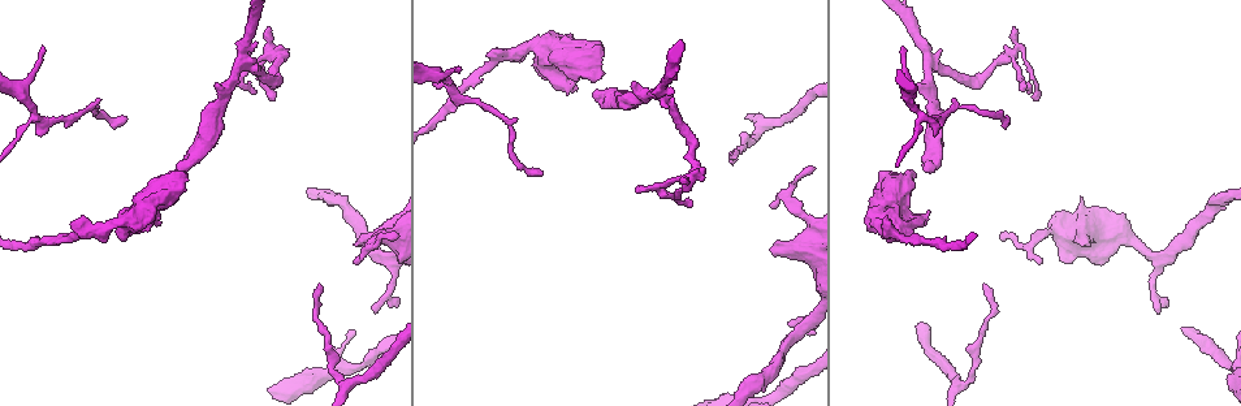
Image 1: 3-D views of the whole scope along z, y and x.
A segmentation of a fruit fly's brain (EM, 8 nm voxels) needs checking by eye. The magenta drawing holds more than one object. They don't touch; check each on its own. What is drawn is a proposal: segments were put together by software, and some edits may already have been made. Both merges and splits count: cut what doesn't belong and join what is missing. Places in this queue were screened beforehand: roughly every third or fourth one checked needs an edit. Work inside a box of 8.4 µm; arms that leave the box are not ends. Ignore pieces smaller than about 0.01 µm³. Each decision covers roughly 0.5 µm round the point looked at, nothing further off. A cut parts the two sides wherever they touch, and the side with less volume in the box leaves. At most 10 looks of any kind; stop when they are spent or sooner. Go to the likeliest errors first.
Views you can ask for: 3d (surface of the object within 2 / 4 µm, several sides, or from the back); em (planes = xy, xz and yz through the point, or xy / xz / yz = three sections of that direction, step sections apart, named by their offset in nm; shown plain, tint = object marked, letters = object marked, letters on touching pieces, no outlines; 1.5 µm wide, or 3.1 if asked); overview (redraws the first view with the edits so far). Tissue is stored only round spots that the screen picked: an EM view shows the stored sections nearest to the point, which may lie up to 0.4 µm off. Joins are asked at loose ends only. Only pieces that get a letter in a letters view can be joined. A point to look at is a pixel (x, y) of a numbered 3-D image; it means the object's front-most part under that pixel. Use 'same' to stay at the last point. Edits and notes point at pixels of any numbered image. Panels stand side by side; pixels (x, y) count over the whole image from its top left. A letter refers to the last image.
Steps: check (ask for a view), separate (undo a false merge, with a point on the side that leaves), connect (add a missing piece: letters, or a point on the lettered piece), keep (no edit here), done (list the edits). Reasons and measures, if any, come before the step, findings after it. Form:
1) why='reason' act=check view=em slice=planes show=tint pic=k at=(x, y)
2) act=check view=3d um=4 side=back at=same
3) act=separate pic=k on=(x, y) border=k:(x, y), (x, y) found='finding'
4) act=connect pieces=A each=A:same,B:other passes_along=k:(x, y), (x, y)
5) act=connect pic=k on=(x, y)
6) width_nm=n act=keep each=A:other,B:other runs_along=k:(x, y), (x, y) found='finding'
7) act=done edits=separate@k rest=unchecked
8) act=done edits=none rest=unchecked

why='sharp bend' act=check view=em slice=xy step=8 show=tint pic=1 at=(268, 54)

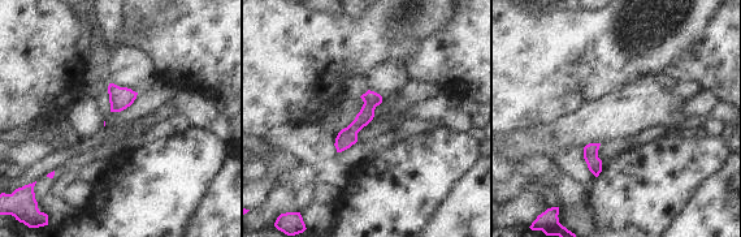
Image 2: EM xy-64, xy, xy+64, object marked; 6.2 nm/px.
why='another direction' act=check view=em slice=planes show=letters at=same

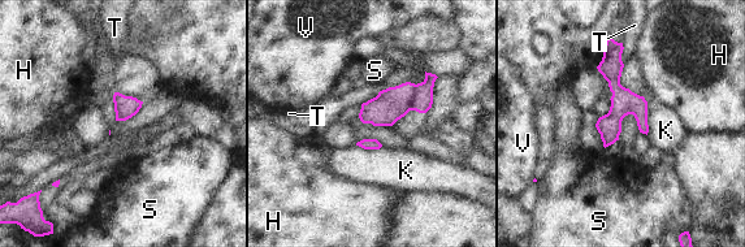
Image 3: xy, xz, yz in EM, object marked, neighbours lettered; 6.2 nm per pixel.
act=keep each=H:other,K:other,S:other,T:other,V:other border=3:(622, 43), (623, 64) found='all the same neuron'

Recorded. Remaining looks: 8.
why='tapers out' act=check view=3d um=4 pic=1 at=(1157, 312)

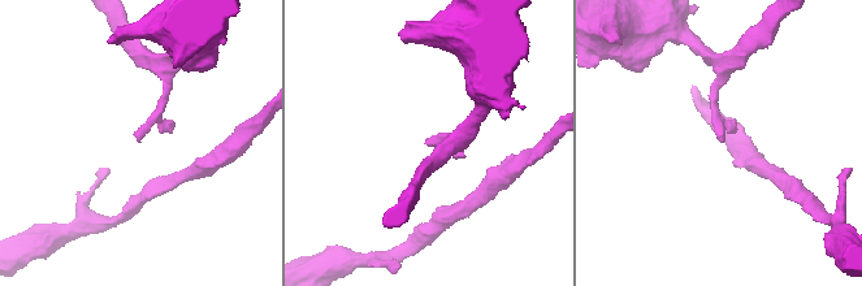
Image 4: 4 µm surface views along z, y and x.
why='shape alone is not enough' act=check view=em slice=planes show=letters pic=4 at=(433, 141)

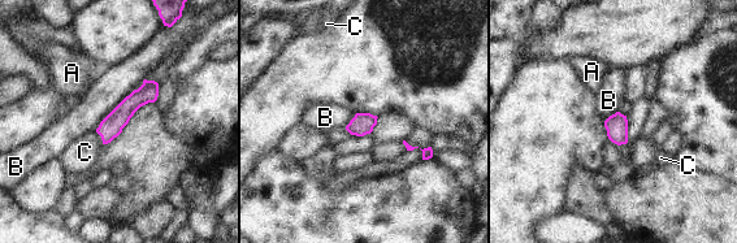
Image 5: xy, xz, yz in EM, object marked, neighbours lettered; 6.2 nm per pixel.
width_nm=140 longest_contact=B:360nm act=keep each=A:other,B:other,C:other found='none of them fits'

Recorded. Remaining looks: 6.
why='branch stops here' act=check view=em slice=yz step=4 show=tint pic=1 at=(736, 149)

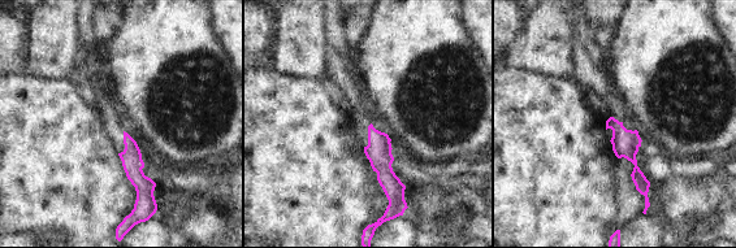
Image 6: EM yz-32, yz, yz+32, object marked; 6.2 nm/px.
act=check view=em slice=planes show=letters at=same

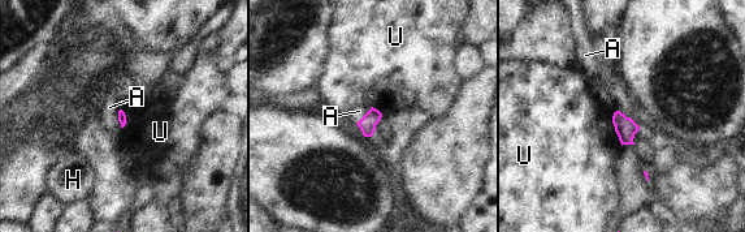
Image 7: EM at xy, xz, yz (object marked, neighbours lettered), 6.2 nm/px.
act=connect pieces=A each=A:same,H:other,U:other found='the neuron continues'

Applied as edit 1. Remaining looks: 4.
why='branch point' act=check view=3d um=2 pic=1 at=(931, 62)

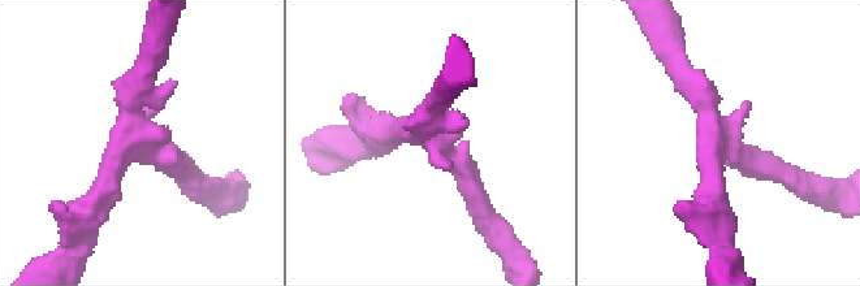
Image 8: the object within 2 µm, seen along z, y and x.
act=check view=em slice=yz step=8 show=letters pic=8 at=(715, 137)

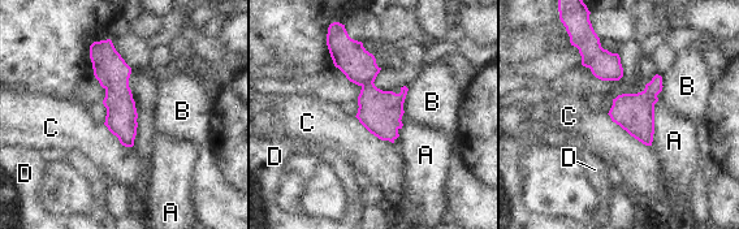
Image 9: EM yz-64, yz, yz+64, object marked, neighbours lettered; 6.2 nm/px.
act=check view=em slice=planes show=letters at=same

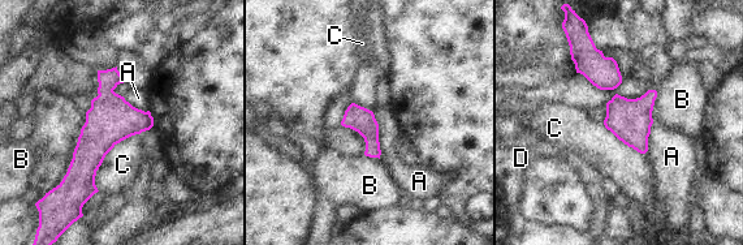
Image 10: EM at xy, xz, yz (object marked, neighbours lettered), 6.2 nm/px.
act=keep each=A:other,B:other,C:other,D:other runs_along=10:(113, 72), (107, 124), (80, 189) found='all the same neuron'

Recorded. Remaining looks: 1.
act=done edits=connect@7 rest=unchecked

